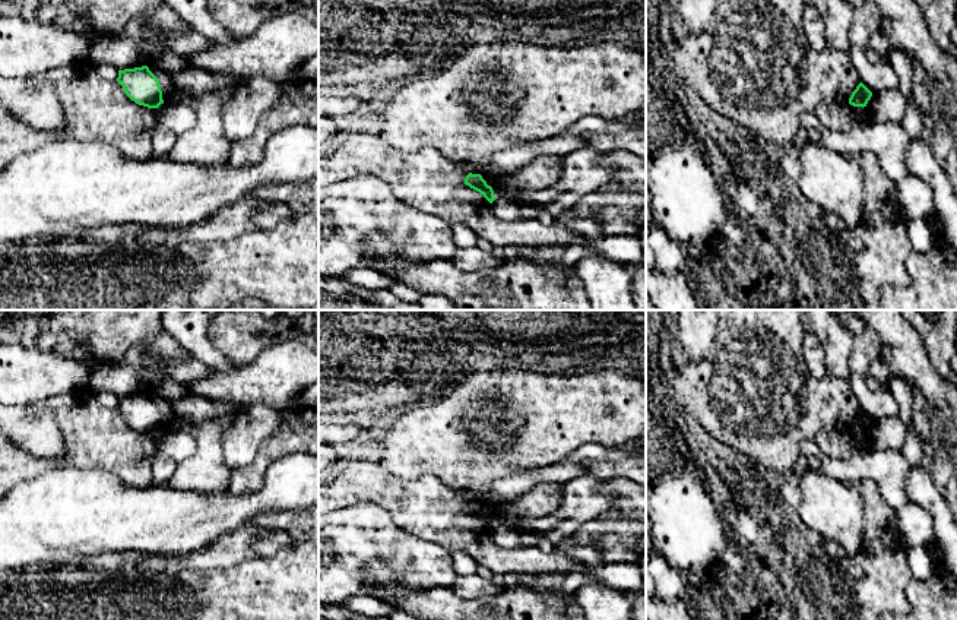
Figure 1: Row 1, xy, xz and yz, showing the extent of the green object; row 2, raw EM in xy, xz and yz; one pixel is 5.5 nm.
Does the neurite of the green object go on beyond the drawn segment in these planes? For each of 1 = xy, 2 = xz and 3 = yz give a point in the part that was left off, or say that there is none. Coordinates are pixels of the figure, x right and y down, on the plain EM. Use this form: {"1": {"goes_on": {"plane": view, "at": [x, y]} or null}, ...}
{"1": {"goes_on": null}, "2": {"goes_on": null}, "3": {"goes_on": null}}

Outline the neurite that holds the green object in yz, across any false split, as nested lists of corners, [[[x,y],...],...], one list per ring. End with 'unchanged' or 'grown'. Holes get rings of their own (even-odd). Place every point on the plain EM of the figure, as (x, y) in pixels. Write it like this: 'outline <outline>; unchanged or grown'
outline [[[861,409],[849,426],[849,431],[853,434],[866,434],[872,420]]]; unchanged

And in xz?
outline [[[469,500],[465,506],[465,512],[479,519],[489,531],[495,528],[492,515],[487,512],[481,502]]]; unchanged

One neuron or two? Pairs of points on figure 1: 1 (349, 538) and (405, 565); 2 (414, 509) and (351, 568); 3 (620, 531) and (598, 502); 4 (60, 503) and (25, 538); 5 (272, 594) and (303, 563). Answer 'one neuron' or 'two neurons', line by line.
1: one neuron
2: two neurons
3: two neurons
4: one neuron
5: one neuron

